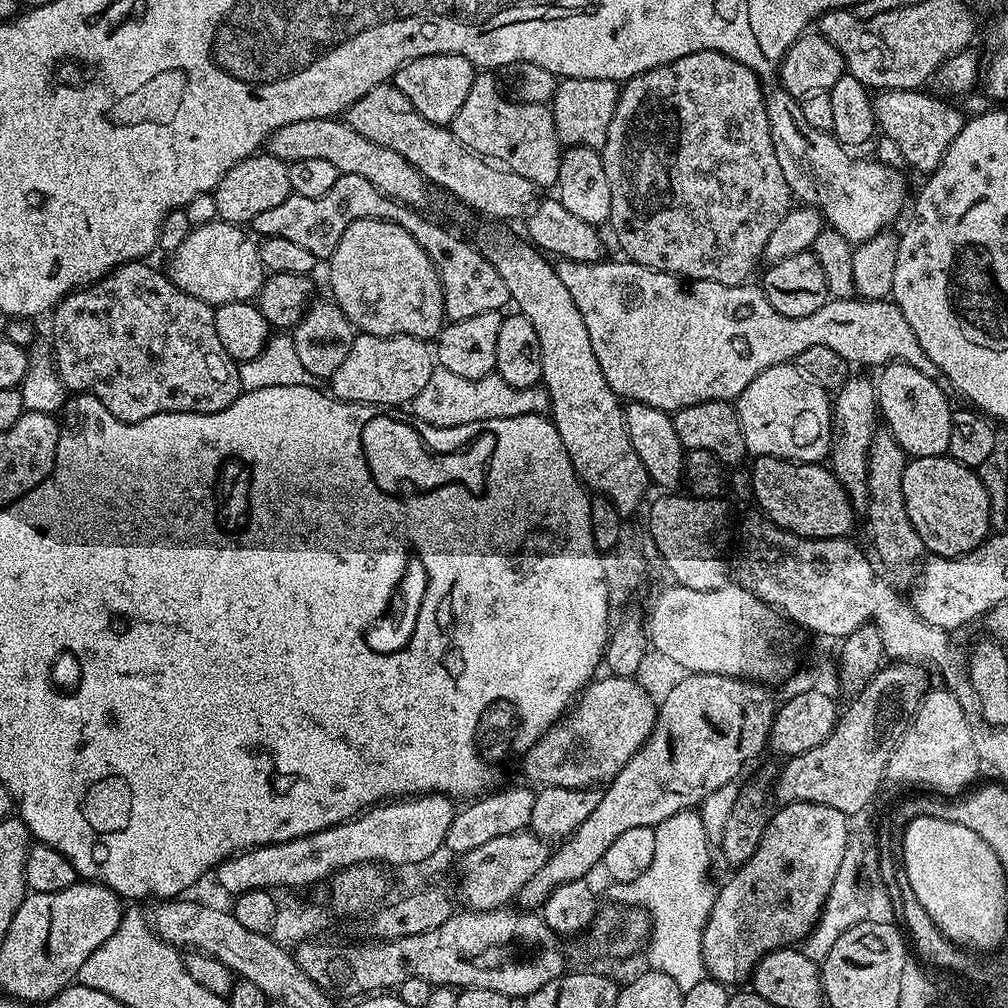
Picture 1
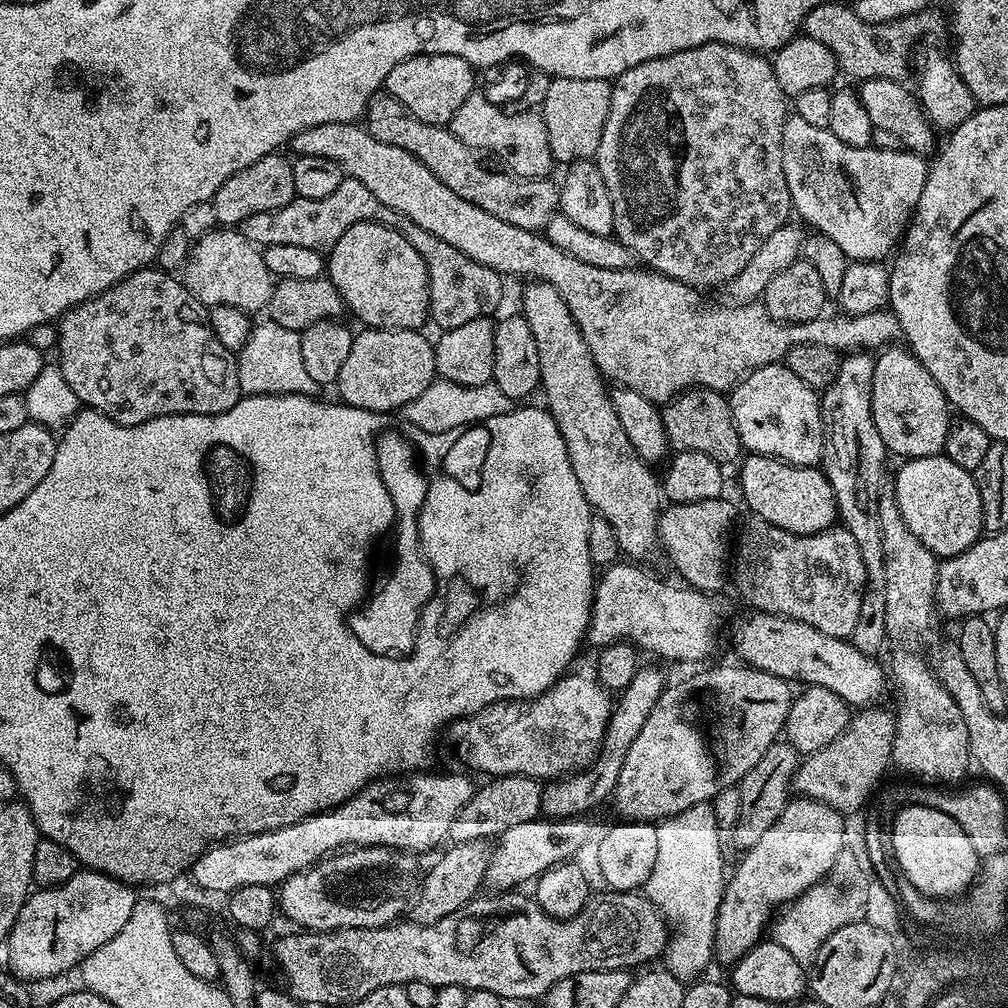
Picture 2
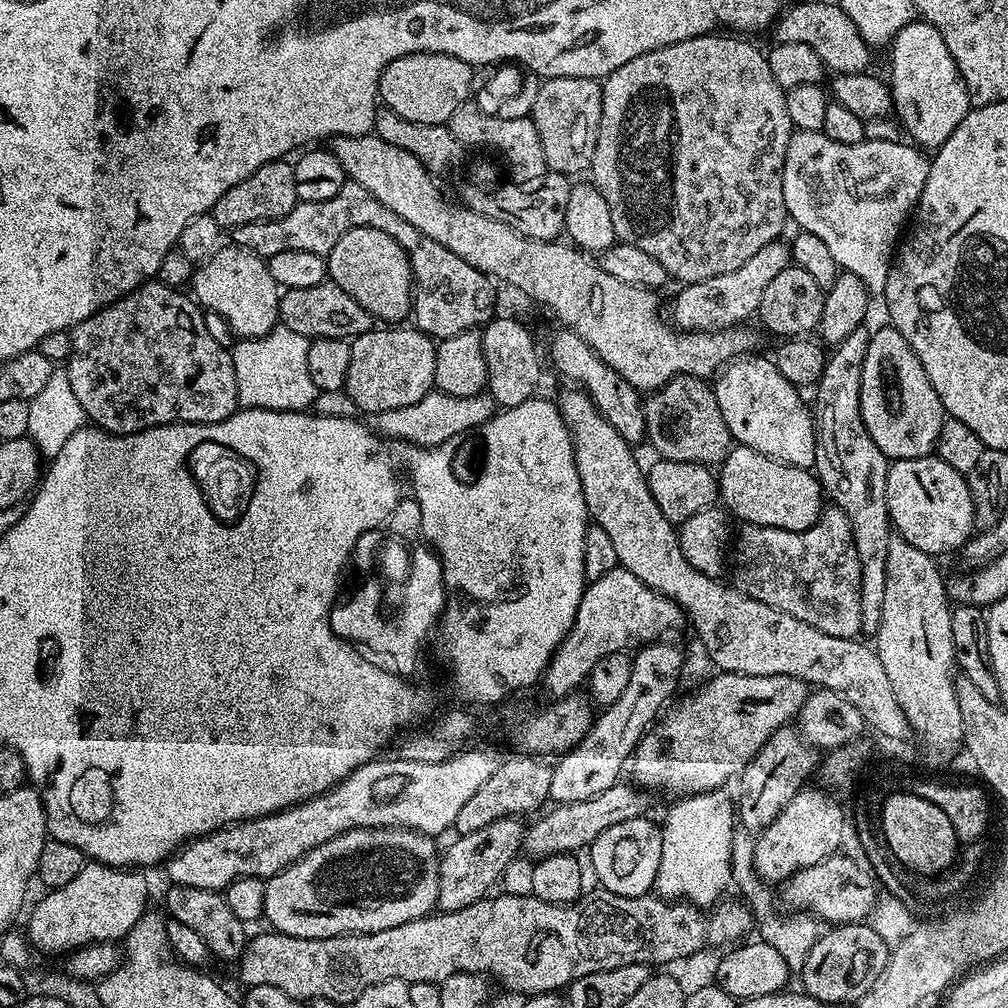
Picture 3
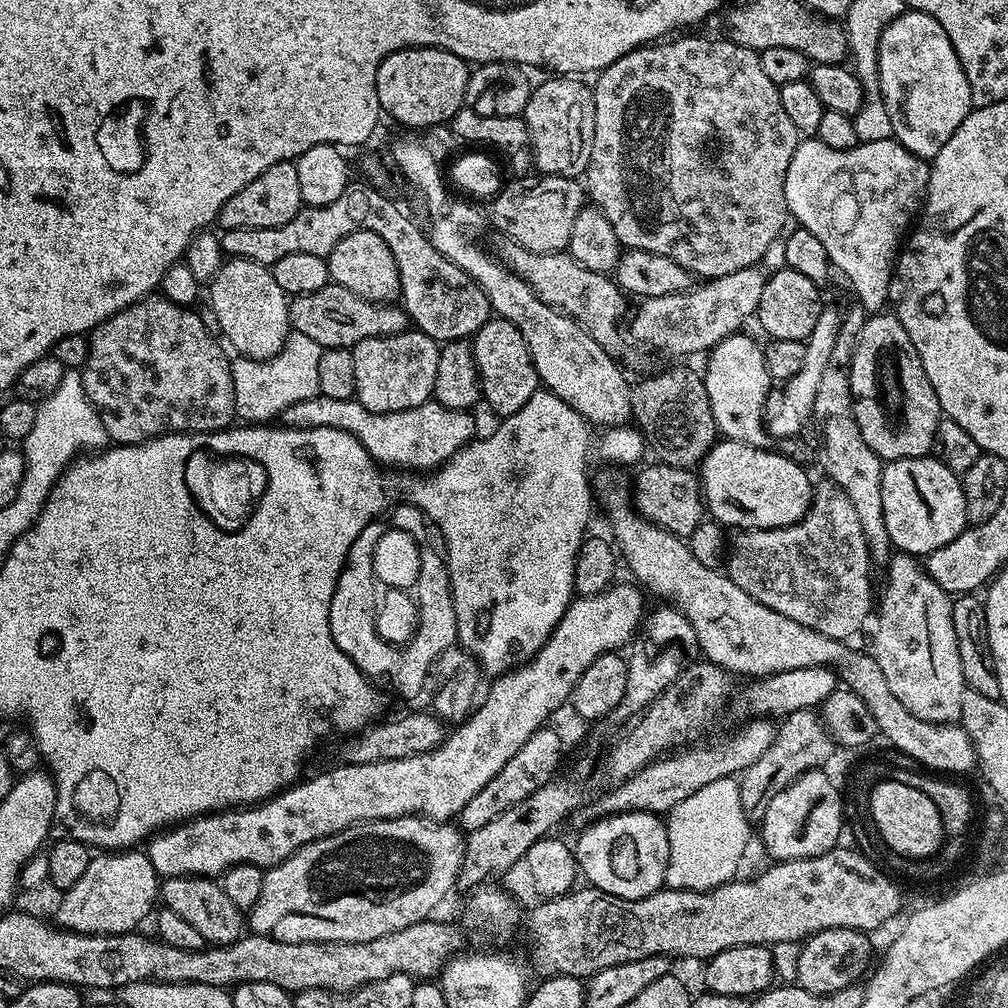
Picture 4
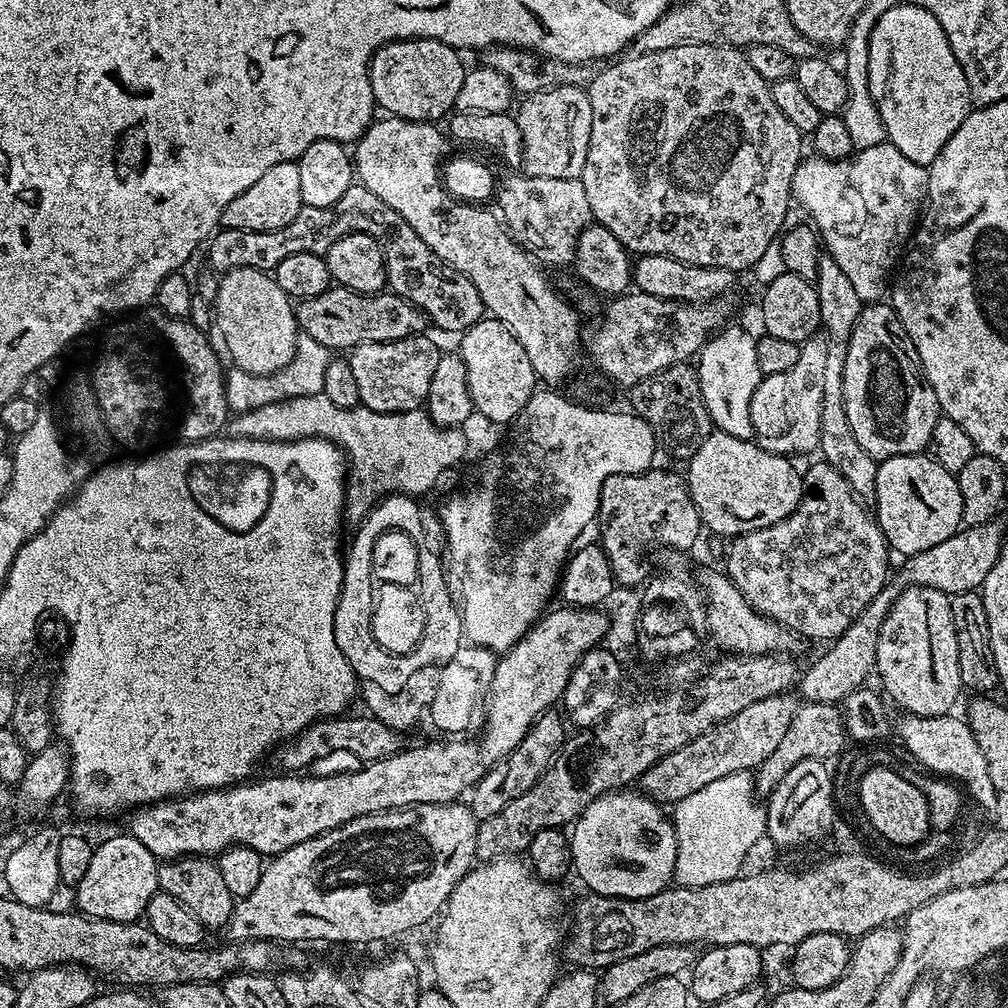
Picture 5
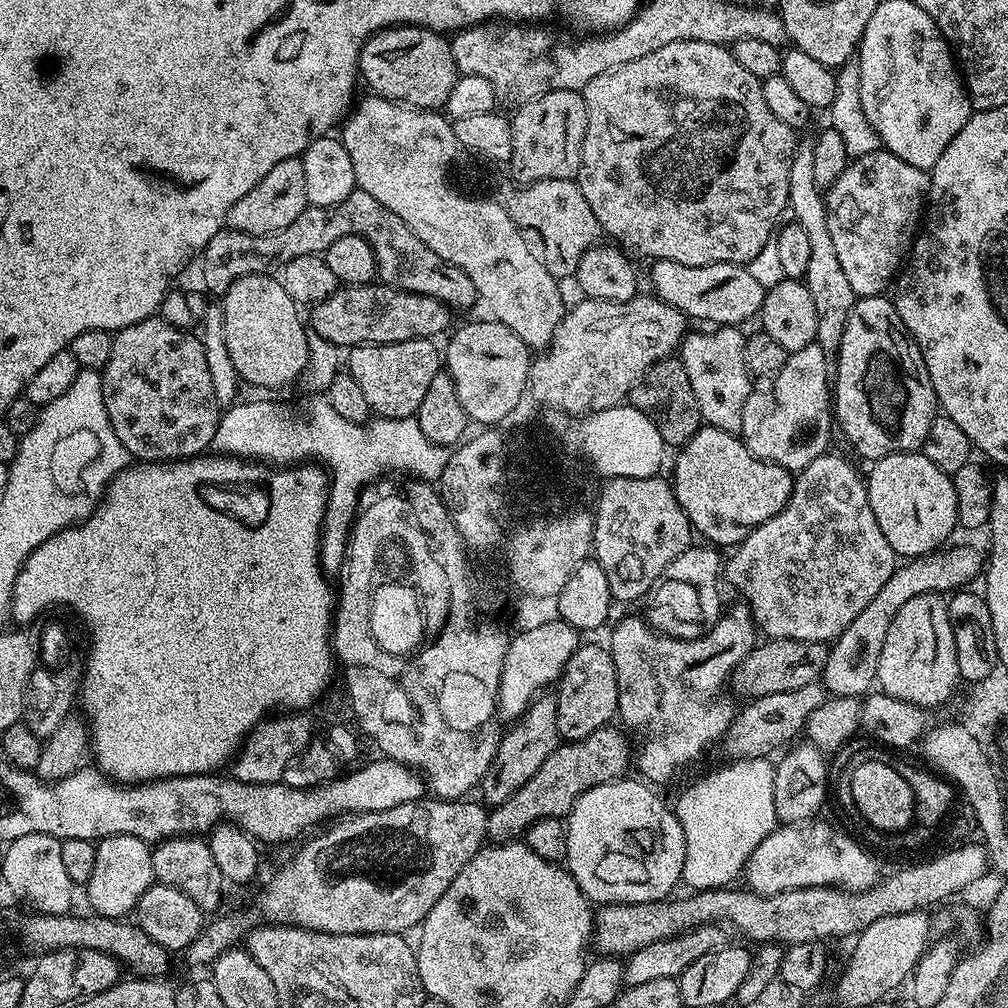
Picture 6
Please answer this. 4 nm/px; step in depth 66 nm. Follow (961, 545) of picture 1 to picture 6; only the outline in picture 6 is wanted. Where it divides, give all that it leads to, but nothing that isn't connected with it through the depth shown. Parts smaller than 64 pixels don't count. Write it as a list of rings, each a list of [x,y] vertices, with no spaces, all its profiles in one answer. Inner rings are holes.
[[[919,451],[895,452],[893,456],[883,456],[871,465],[872,473],[866,476],[870,508],[874,512],[886,542],[893,548],[897,557],[915,558],[927,556],[949,543],[948,535],[958,528],[958,498],[954,494],[952,478],[938,470],[930,458]]]

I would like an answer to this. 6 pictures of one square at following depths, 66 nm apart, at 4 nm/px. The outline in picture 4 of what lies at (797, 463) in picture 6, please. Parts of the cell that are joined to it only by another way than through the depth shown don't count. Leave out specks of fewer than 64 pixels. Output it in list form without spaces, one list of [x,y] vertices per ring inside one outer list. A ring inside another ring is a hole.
[[[828,306],[821,307],[818,322],[814,322],[814,330],[806,341],[808,349],[806,350],[806,362],[802,362],[802,370],[798,370],[798,374],[794,374],[794,378],[783,381],[781,388],[784,389],[780,393],[777,391],[766,405],[766,427],[769,437],[780,440],[796,438],[801,435],[799,432],[807,424],[809,427],[814,398],[818,395],[818,385],[822,383],[822,373],[826,370],[826,361],[830,359],[830,353],[834,350],[834,338],[838,338],[841,319],[839,311],[836,313]]]

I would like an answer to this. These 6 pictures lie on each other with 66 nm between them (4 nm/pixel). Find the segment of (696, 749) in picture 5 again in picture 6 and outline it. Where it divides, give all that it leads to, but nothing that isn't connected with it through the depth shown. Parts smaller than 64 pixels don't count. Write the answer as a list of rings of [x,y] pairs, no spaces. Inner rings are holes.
[[[820,682],[802,686],[798,690],[786,690],[786,694],[768,694],[751,699],[747,703],[749,705],[737,713],[724,736],[722,748],[728,751],[727,759],[749,760],[759,756],[768,758],[773,755],[771,752],[775,748],[783,749],[791,745],[797,739],[795,736],[805,731],[810,714],[814,714],[814,710],[818,710],[825,699],[826,689]]]

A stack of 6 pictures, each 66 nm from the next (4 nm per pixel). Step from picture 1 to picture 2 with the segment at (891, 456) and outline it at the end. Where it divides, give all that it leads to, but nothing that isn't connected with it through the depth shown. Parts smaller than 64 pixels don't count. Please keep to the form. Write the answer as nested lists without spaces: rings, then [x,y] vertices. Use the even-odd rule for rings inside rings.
[[[881,491],[878,498],[878,522],[882,525],[882,558],[886,570],[886,614],[889,625],[900,628],[917,628],[924,632],[932,624],[934,617],[934,597],[936,594],[936,570],[938,558],[906,526],[902,510],[898,510],[896,493]]]

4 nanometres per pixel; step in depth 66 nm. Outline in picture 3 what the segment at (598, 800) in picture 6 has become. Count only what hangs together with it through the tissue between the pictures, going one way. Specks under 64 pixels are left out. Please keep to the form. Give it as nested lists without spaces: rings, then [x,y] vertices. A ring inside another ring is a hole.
[[[639,816],[630,822],[610,826],[601,839],[590,846],[592,868],[600,879],[599,887],[619,896],[647,896],[655,885],[658,866],[662,862],[662,834],[657,825]]]

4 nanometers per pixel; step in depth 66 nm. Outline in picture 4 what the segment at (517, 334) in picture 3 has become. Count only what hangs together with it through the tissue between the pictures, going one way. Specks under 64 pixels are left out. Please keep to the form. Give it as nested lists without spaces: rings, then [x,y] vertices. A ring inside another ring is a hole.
[[[489,318],[471,337],[470,343],[480,375],[483,403],[488,403],[500,418],[522,410],[522,406],[526,406],[526,402],[530,402],[530,398],[541,387],[526,338],[522,338],[522,330],[518,330],[518,326],[509,320]]]

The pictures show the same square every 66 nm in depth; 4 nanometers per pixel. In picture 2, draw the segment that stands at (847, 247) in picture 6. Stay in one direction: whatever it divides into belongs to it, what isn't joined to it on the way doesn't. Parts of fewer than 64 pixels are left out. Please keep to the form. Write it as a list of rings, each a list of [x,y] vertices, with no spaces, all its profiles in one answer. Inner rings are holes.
[[[795,114],[789,115],[782,126],[782,170],[786,174],[786,186],[790,186],[795,215],[800,215],[799,219],[809,229],[830,238],[852,262],[883,261],[883,256],[899,245],[916,211],[918,198],[922,198],[929,167],[923,155],[892,146],[848,148],[846,142],[834,138],[829,128],[810,126],[810,122]]]

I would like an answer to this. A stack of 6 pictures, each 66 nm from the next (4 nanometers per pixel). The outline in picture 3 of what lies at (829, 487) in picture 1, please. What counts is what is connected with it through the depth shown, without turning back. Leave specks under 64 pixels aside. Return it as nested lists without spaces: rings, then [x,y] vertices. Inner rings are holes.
[[[743,446],[733,447],[723,464],[719,465],[718,483],[723,507],[744,524],[802,532],[818,522],[826,507],[820,481],[809,469],[771,460],[766,454],[758,454],[758,450]]]

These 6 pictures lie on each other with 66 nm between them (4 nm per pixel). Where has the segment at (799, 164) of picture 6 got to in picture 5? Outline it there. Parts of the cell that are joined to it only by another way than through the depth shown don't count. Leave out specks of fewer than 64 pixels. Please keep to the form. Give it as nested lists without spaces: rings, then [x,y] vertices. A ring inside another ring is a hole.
[[[821,255],[814,283],[820,307],[820,328],[826,342],[826,374],[822,385],[822,426],[818,452],[825,463],[841,472],[860,500],[872,502],[876,499],[878,461],[876,457],[866,454],[862,446],[858,446],[858,438],[854,438],[854,430],[850,430],[850,422],[846,419],[842,394],[842,374],[846,370],[846,350],[850,350],[850,334],[854,334],[854,322],[858,322],[860,312],[866,304],[858,298],[850,278],[842,274],[842,266],[838,266],[838,262],[834,262],[830,255]]]

